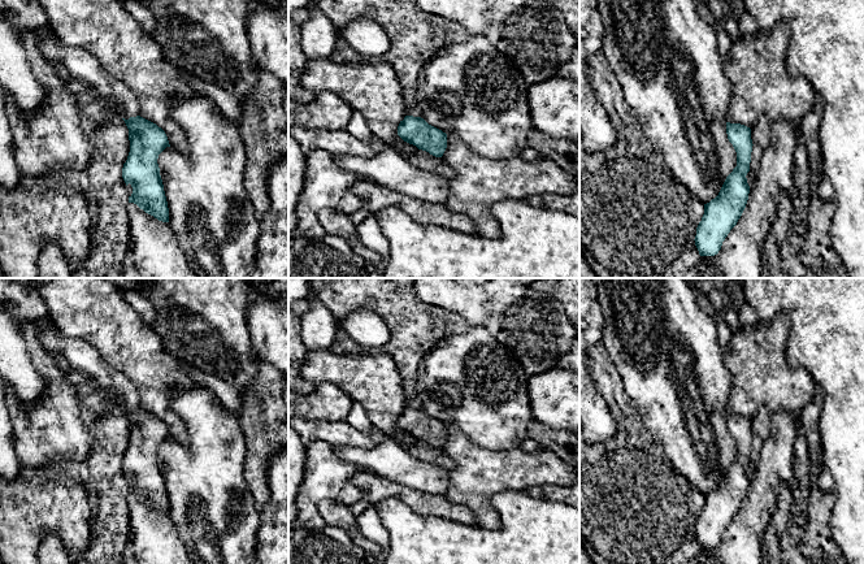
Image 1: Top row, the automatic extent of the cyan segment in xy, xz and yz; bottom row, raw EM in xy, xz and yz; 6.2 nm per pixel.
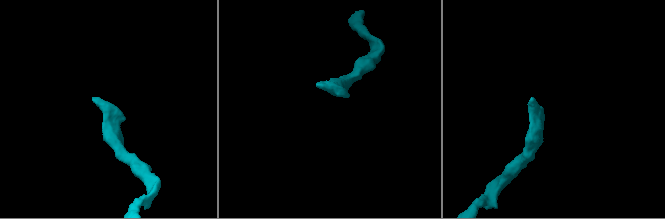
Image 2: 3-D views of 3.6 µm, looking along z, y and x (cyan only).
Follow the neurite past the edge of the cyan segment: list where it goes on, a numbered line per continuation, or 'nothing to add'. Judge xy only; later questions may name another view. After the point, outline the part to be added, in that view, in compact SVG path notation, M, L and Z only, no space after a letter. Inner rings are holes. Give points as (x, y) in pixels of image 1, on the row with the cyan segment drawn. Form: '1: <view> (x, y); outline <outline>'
1: xy (83, 66); outline M53 34L45 40L36 40L36 45L42 57L49 64L62 65L77 82L97 96L116 99L125 116L139 116L136 96L121 81L110 75L87 49L65 47Z

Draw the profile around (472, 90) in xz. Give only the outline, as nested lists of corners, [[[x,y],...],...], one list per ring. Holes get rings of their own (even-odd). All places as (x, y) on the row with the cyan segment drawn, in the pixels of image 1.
[[[469,34],[466,42],[440,48],[421,71],[416,101],[421,118],[447,135],[460,138],[486,159],[518,157],[534,129],[529,112],[529,86],[515,62],[490,40]]]

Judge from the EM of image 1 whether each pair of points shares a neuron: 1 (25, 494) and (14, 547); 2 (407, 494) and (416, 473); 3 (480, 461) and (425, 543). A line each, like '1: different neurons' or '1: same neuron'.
1: same neuron
2: different neurons
3: different neurons

